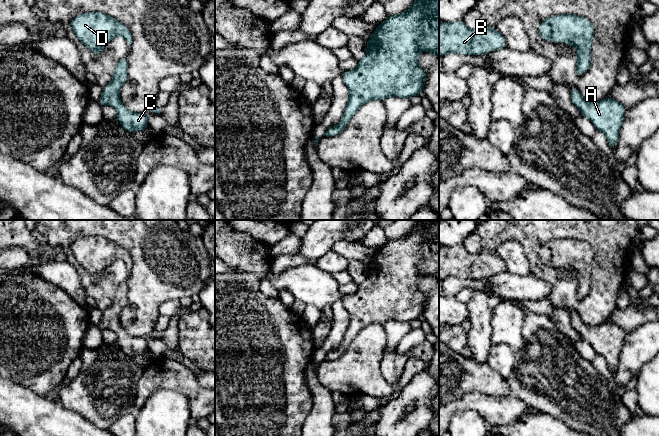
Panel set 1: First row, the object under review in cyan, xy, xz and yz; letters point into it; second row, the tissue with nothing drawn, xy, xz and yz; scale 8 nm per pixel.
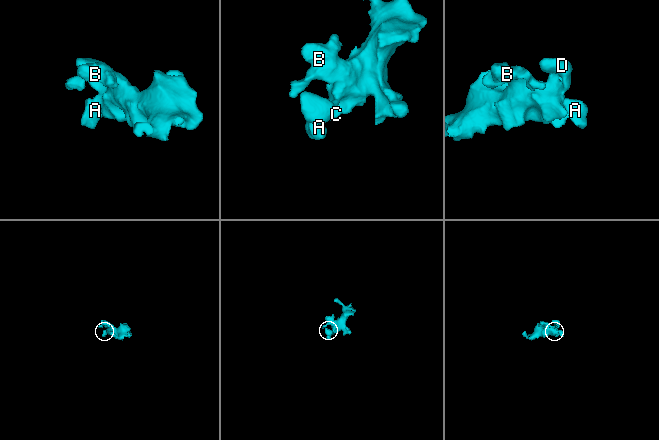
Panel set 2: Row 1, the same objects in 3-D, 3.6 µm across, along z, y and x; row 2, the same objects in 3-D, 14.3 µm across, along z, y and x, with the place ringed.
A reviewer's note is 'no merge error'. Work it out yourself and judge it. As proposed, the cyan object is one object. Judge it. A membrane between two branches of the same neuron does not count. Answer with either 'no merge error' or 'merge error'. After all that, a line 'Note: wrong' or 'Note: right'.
no merge error
Note: right

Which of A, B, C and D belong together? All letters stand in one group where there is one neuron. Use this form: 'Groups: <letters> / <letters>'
Groups: A B C D

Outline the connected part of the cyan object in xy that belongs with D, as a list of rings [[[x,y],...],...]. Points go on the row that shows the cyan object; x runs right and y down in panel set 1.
[[[82,13],[75,16],[70,24],[79,41],[93,51],[95,57],[116,36],[122,36],[128,45],[132,43],[132,34],[128,27],[104,13]]]

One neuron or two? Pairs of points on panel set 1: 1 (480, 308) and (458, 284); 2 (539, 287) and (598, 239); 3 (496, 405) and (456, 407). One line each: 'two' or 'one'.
1: two
2: two
3: one

